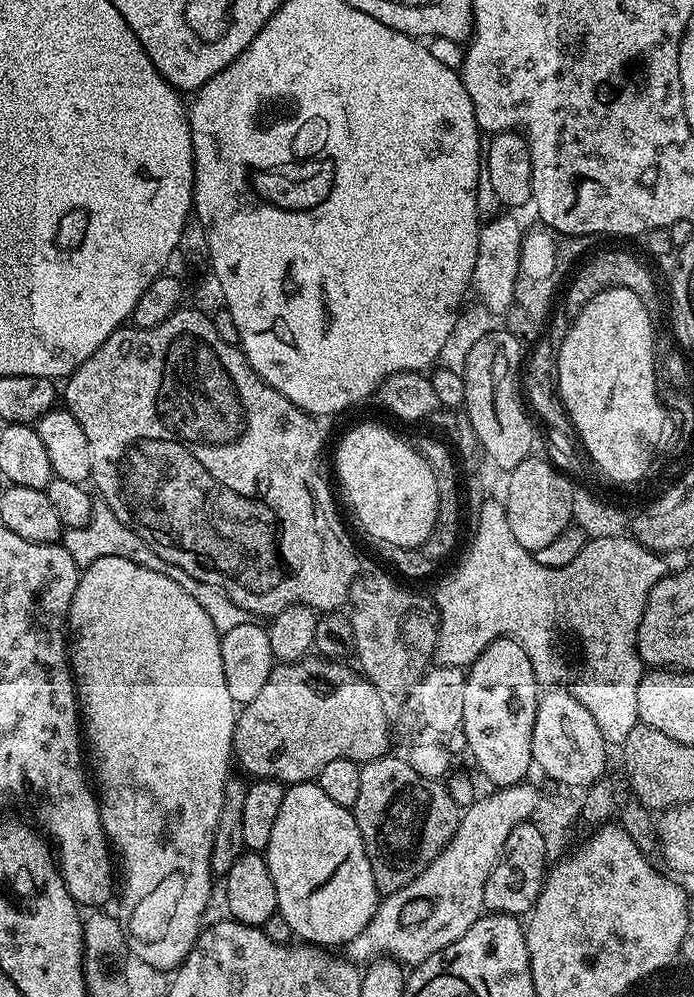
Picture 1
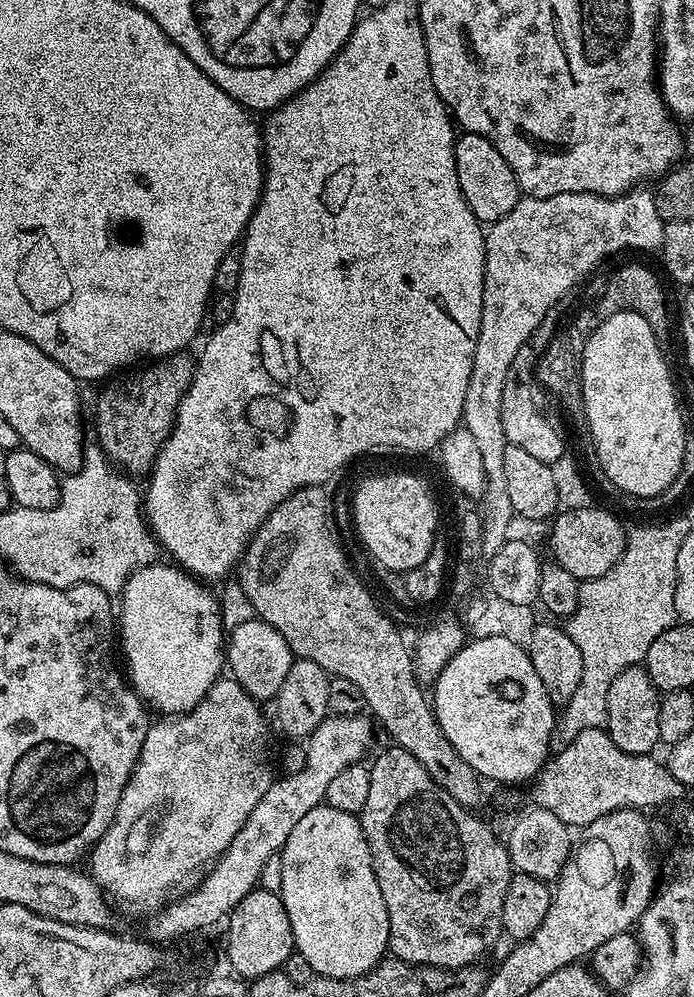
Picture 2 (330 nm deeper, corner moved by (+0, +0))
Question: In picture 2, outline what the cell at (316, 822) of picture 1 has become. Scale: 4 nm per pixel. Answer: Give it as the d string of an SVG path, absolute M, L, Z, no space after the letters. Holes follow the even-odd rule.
M321 806L310 810L310 814L302 814L279 855L282 858L279 894L290 918L292 943L295 951L310 962L317 977L352 980L355 976L364 976L385 959L390 930L386 902L382 902L382 890L378 890L378 878L374 874L364 831L353 813Z

